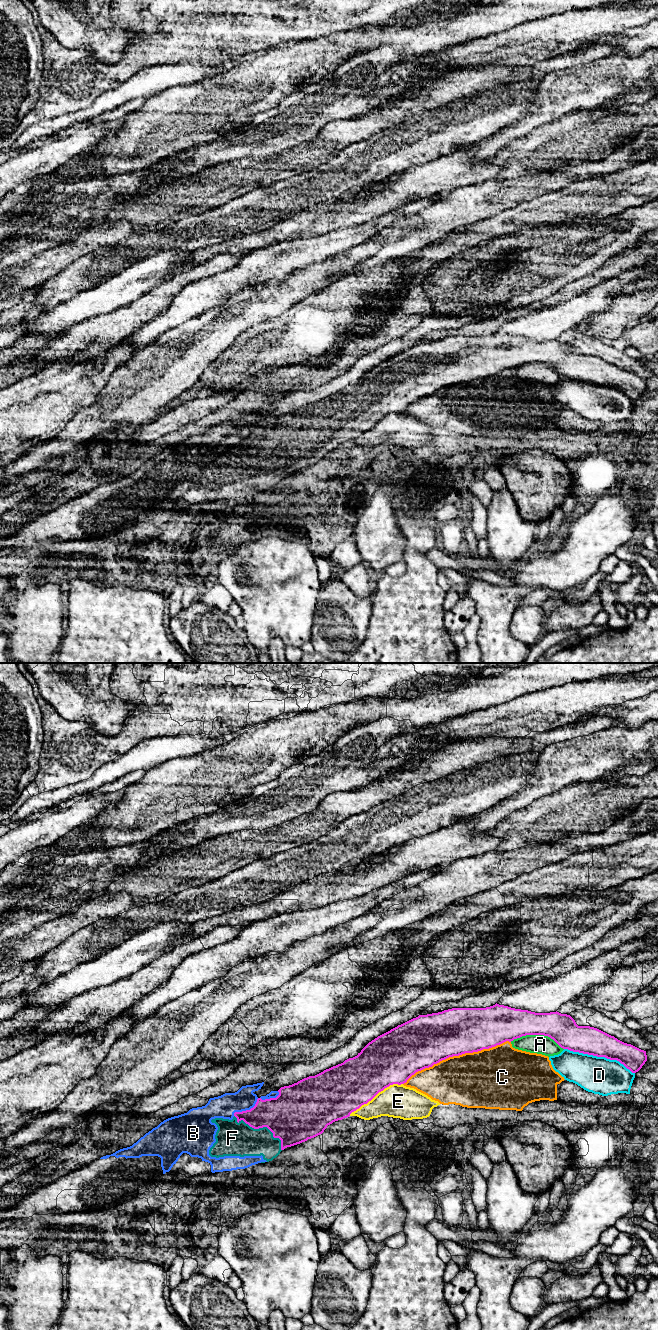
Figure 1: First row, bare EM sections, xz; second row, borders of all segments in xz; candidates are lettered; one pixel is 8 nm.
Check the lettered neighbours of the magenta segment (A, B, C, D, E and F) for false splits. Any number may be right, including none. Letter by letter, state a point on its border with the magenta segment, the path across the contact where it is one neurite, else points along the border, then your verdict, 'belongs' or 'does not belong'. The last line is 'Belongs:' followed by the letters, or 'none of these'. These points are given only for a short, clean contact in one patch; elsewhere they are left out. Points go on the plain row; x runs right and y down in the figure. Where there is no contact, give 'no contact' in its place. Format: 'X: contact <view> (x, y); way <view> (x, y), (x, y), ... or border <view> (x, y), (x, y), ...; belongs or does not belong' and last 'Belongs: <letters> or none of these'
A: contact xz (537, 362); does not belong
B: contact xz (246, 438); does not belong
C: contact xz (456, 383); does not belong
D: contact xz (599, 384); does not belong
E: contact xz (375, 423); does not belong
F: contact xz (262, 455); belongs
Belongs: F

